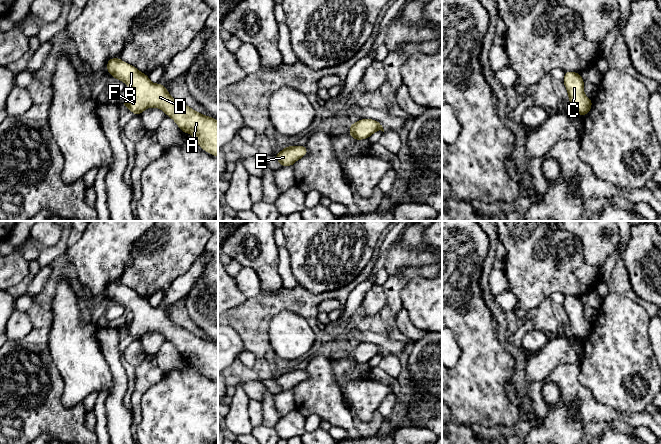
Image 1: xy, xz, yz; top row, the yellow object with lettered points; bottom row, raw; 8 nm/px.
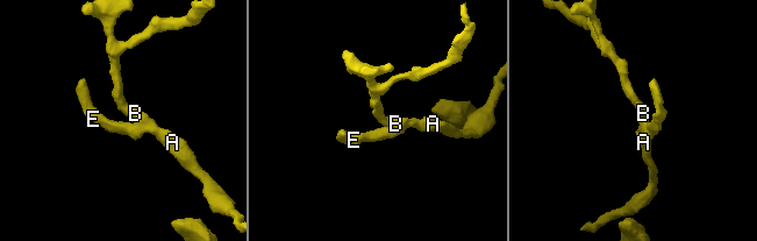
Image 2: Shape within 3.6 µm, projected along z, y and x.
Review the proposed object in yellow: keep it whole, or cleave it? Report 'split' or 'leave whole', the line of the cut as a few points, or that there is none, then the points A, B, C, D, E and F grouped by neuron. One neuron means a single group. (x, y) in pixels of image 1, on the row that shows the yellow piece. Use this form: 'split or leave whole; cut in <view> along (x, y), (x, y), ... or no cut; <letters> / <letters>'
leave whole; no cut; A B C D E F

